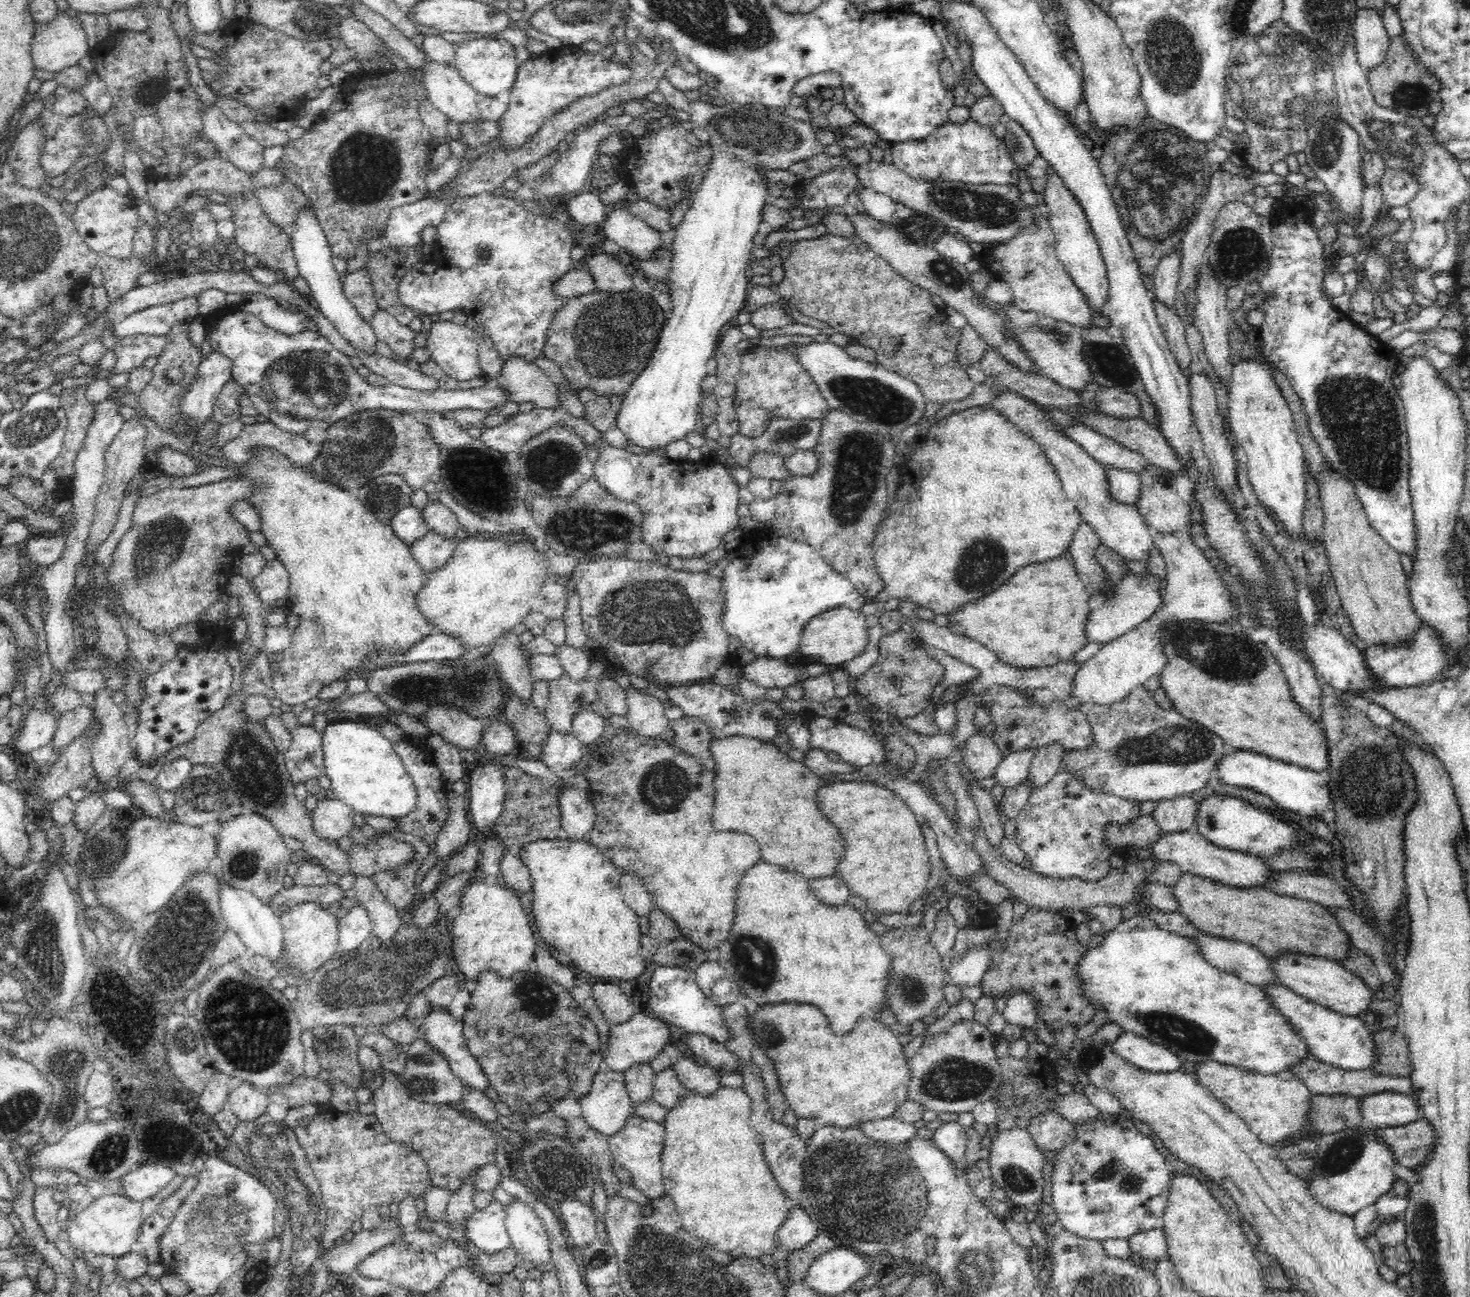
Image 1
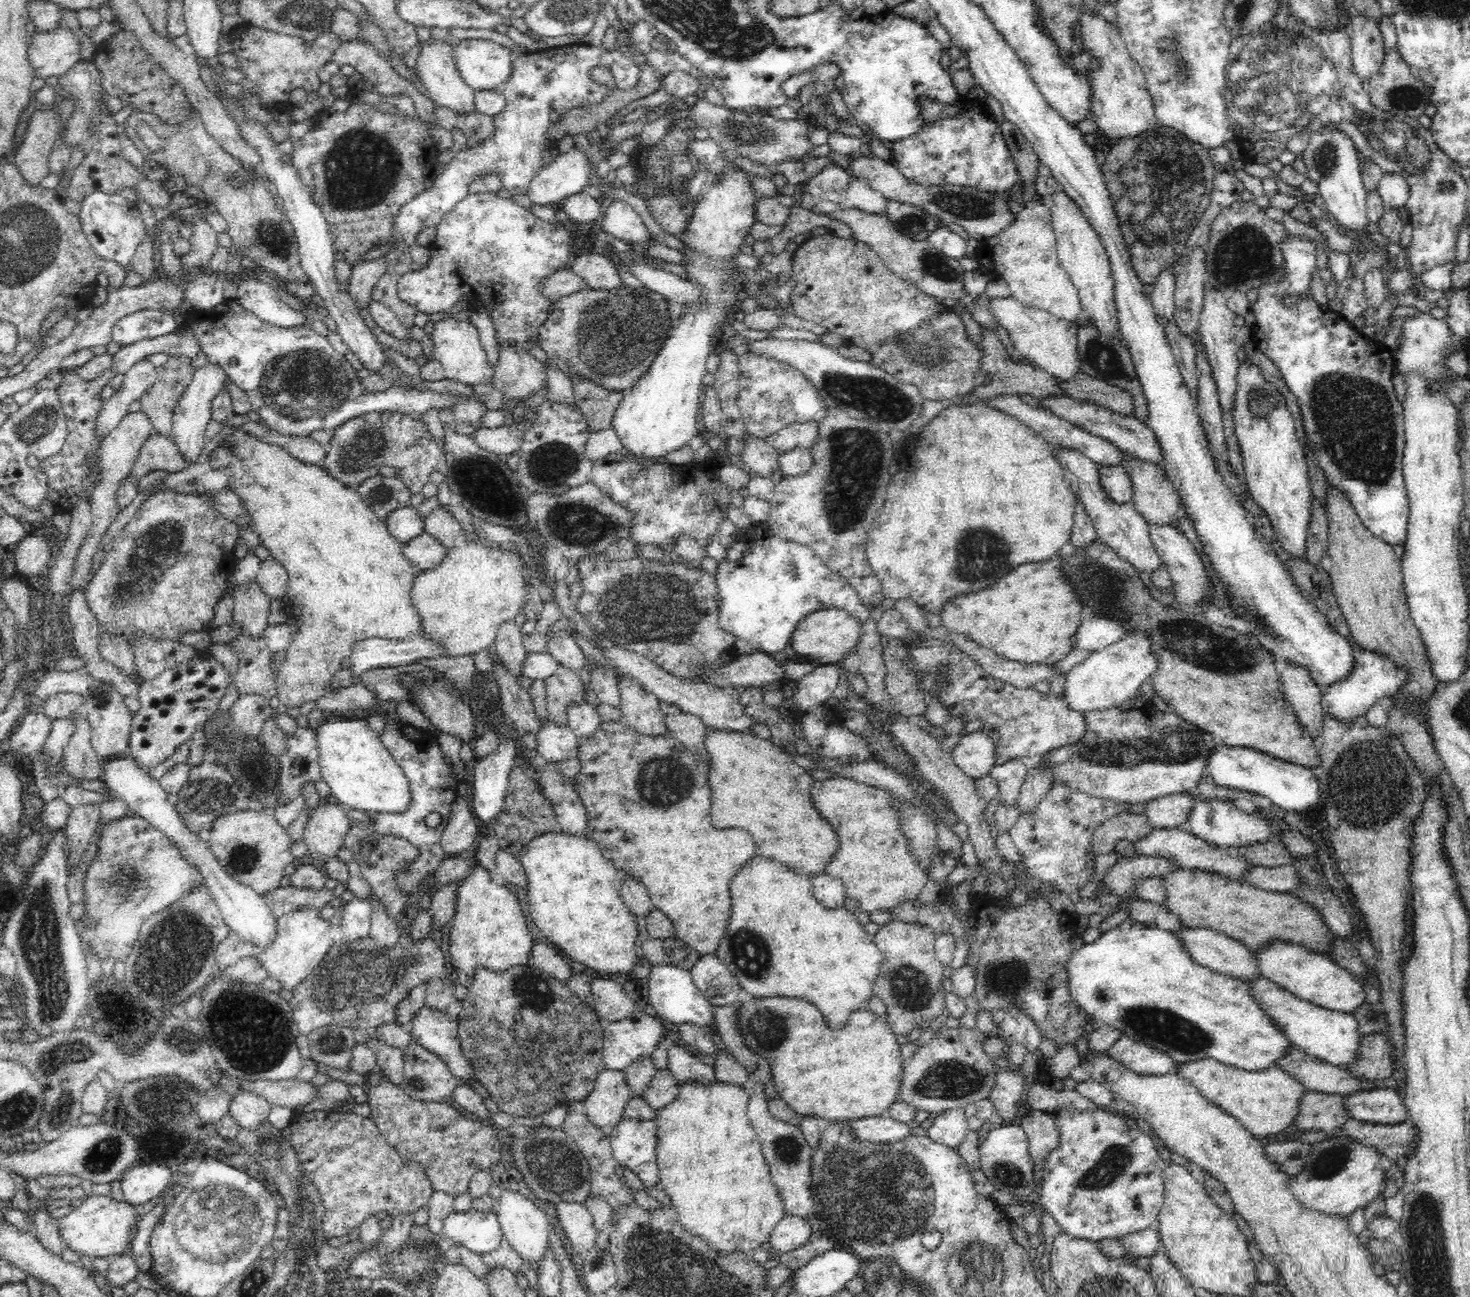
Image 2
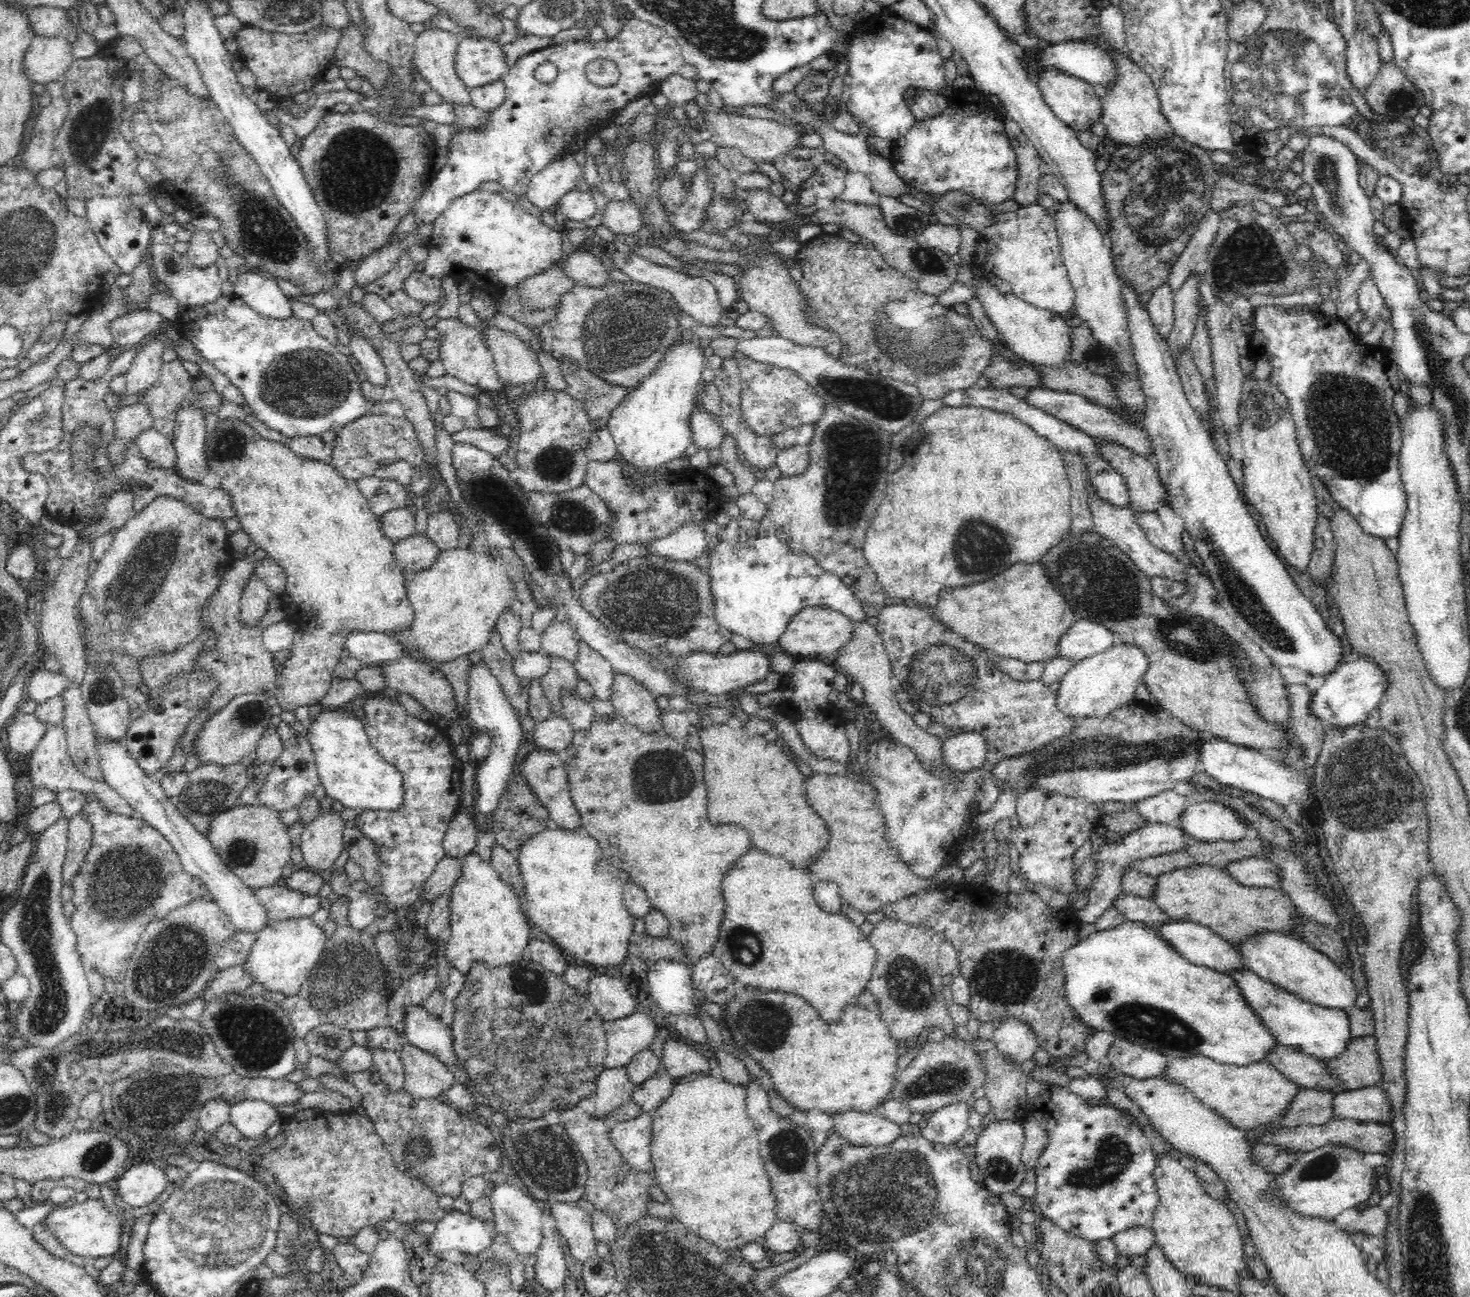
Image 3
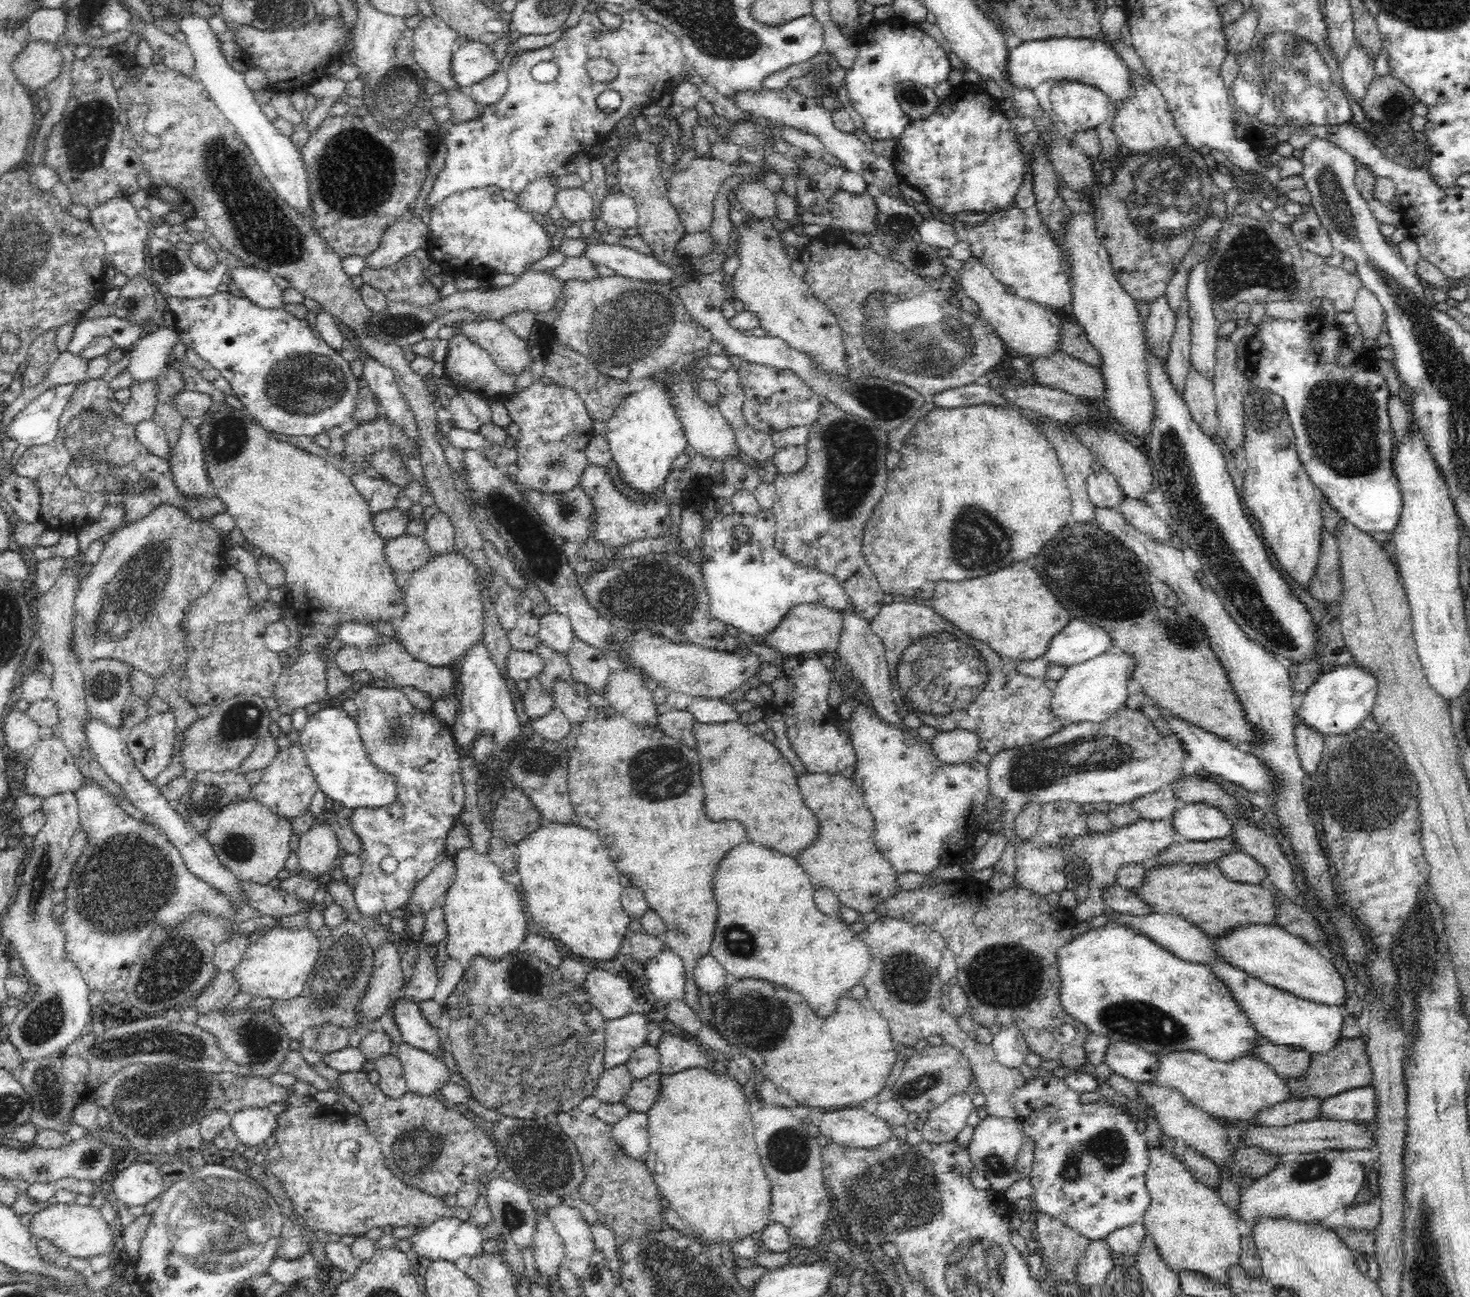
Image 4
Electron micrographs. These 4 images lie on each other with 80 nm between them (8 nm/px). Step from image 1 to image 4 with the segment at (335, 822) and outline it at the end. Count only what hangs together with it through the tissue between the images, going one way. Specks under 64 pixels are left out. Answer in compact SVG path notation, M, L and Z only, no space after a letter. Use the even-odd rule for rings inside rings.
M320 818L299 838L298 871L310 877L319 877L330 870L340 852L339 839L335 835L337 824Z

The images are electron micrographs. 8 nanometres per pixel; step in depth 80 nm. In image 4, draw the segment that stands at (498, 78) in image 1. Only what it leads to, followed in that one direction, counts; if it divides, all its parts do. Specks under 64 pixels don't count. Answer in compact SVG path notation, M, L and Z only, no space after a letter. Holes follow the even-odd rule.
M468 40L452 56L452 77L460 88L468 88L491 77L502 64L495 58L492 46Z

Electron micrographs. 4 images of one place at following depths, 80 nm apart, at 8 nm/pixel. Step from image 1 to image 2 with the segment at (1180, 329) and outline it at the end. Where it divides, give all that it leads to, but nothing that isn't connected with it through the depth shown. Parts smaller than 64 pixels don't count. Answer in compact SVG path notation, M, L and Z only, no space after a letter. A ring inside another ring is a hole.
M1159 319L1164 326L1166 338L1172 347L1180 374L1183 376L1187 389L1191 391L1192 398L1196 400L1198 394L1198 373L1195 365L1195 346L1190 342L1188 336L1184 336L1173 320Z

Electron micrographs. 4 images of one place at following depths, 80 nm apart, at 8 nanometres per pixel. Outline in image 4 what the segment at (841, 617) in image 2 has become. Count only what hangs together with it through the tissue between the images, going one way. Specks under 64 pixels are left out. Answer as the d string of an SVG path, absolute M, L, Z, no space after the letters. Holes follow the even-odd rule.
M804 603L794 606L791 613L764 637L764 644L786 657L788 655L818 656L827 652L828 655L835 655L843 627L841 617L840 612L827 608L820 603Z

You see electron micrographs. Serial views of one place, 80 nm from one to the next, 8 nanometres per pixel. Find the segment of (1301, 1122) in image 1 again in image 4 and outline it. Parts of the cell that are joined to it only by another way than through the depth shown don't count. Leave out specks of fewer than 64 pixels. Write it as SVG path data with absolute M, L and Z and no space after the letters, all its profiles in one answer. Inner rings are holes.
M1188 1052L1156 1053L1159 1069L1154 1082L1159 1086L1180 1091L1184 1098L1204 1112L1224 1116L1228 1120L1255 1120L1259 1110L1290 1100L1291 1088L1263 1060L1252 1055L1234 1061L1220 1062L1205 1054Z

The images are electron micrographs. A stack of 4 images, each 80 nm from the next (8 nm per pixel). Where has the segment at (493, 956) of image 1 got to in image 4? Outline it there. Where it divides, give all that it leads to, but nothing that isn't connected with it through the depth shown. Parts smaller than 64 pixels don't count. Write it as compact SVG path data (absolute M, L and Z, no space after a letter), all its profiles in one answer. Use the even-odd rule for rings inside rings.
M472 847L459 850L453 854L453 863L455 873L453 882L448 887L445 899L443 900L443 913L447 922L447 951L450 958L460 964L464 970L468 969L472 958L484 956L489 961L500 962L508 956L518 952L518 949L524 944L524 939L532 929L528 918L522 909L522 900L520 892L516 885L506 883L502 879L503 872L488 858L476 852Z

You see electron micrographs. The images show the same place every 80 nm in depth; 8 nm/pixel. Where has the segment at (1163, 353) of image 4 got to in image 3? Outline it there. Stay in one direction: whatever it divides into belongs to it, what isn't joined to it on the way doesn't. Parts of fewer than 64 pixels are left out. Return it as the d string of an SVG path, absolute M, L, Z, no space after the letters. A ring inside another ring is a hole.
M1166 280L1152 292L1146 308L1156 330L1166 339L1169 337L1174 324L1174 295L1175 293L1171 291L1170 285Z

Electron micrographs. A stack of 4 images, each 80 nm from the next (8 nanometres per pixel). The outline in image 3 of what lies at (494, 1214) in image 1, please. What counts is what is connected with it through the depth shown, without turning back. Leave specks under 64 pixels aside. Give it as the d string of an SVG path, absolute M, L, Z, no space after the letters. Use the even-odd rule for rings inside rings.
M453 1210L436 1223L436 1232L428 1238L426 1246L438 1258L448 1250L482 1256L496 1239L493 1219L480 1219L469 1212Z

